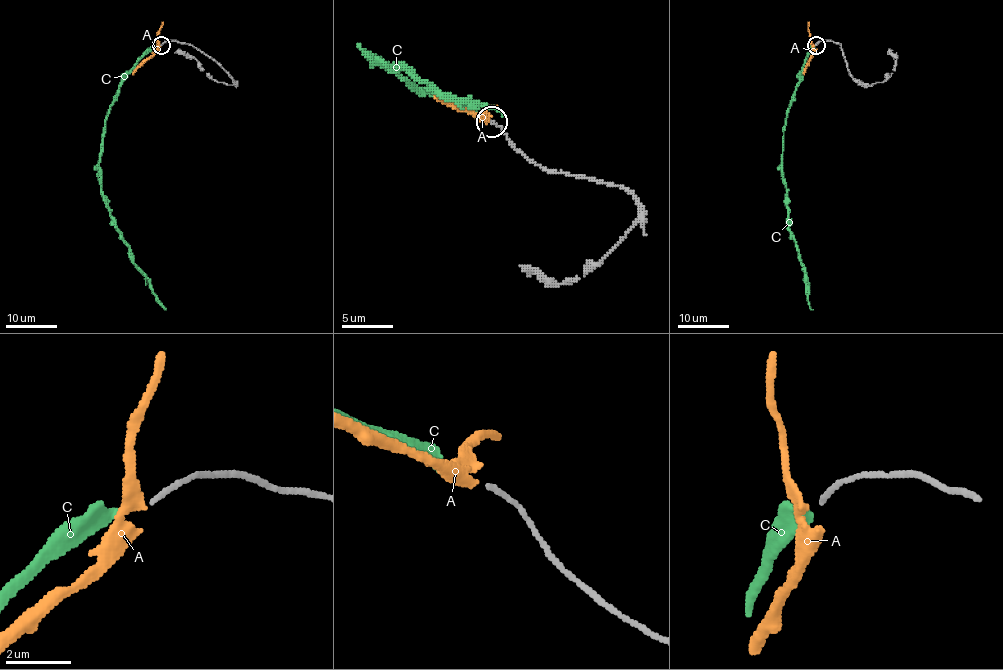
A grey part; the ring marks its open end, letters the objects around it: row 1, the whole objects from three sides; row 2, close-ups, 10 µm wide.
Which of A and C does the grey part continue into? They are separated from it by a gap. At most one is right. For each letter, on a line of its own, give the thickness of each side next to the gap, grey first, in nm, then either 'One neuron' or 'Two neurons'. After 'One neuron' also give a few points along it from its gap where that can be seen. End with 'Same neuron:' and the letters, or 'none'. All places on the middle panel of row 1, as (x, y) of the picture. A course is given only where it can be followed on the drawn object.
A: Thickness 130 nm (grey) against 240 nm. Two neurons
C: Thickness 130 nm (grey) against 340 nm. Two neurons
Same neuron: none

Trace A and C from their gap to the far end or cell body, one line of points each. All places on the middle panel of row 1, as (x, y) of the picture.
A: (489, 118), (434, 98)
C: (481, 118), (440, 95), (419, 93), (367, 54), (502, 116)

